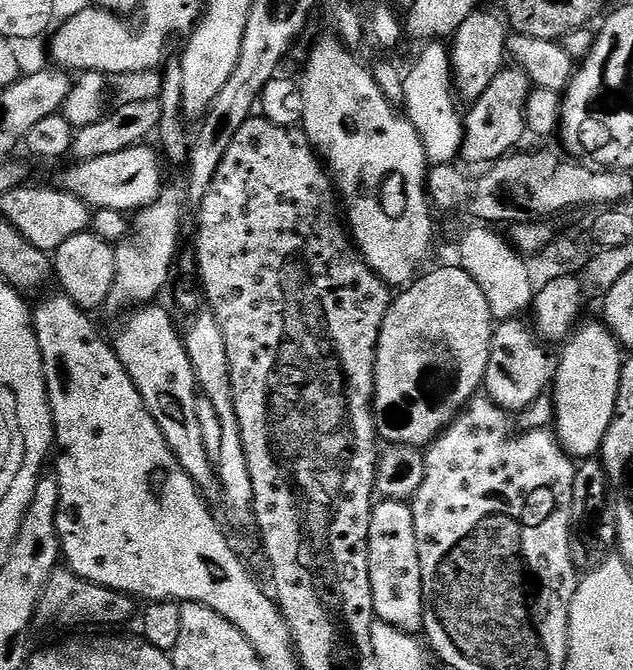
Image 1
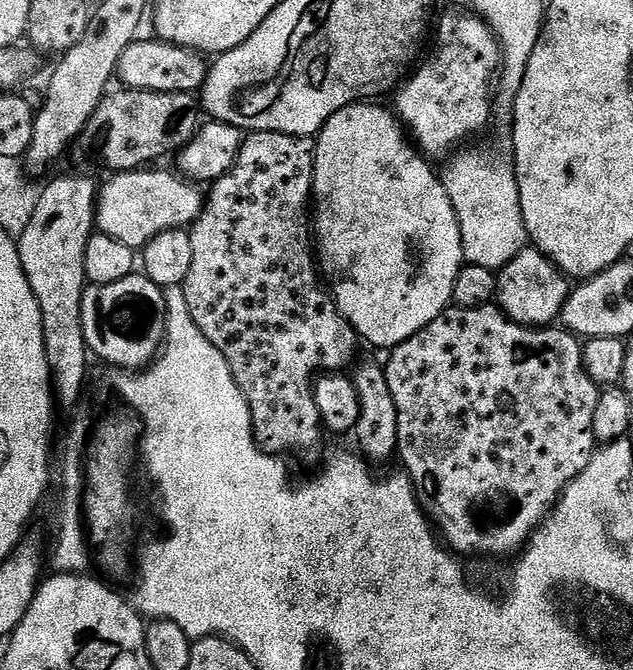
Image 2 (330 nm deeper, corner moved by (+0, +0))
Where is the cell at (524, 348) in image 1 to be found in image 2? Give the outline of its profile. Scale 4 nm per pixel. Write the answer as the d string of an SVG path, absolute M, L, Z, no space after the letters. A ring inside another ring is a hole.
M525 246L505 268L499 269L495 299L498 307L515 324L525 324L527 328L546 328L561 319L569 291L569 277L537 248Z

